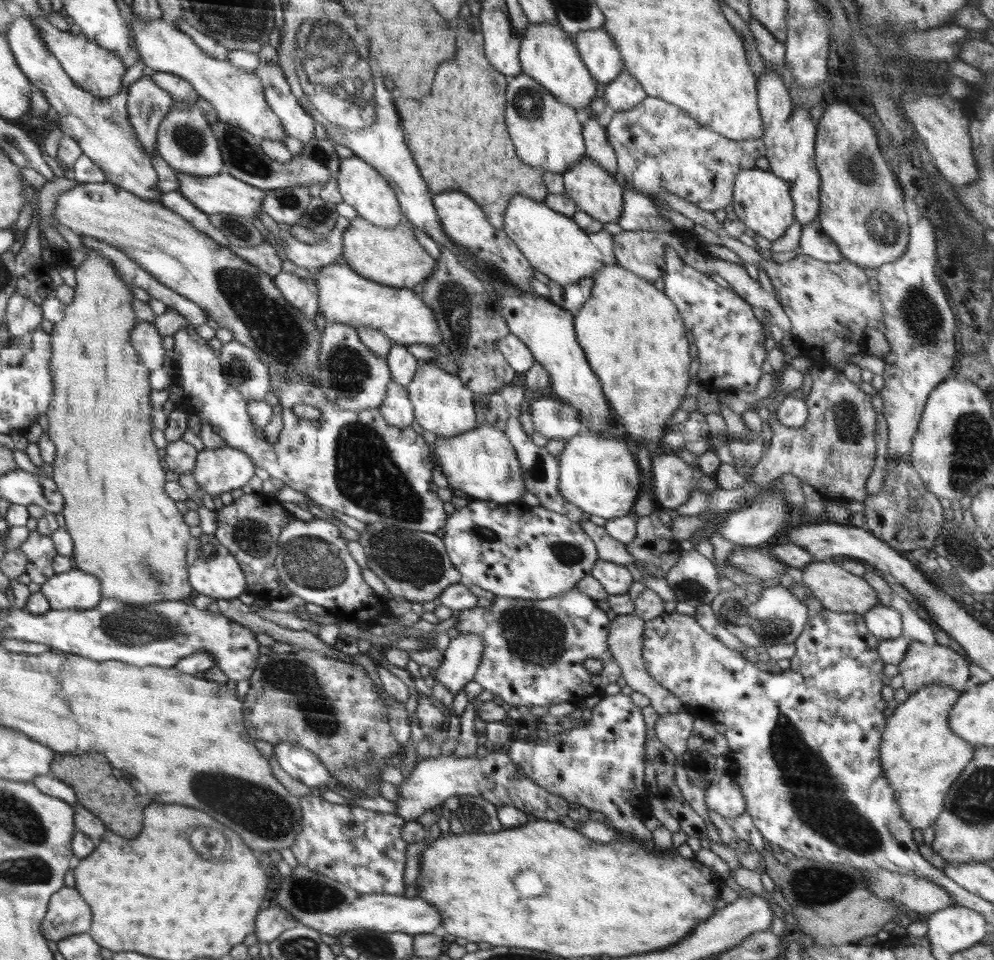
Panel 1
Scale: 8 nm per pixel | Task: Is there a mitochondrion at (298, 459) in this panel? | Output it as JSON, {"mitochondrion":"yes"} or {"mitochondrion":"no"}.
{"mitochondrion":"no"}

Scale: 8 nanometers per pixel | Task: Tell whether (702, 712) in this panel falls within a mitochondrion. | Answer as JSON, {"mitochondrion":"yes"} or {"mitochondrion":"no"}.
{"mitochondrion":"no"}

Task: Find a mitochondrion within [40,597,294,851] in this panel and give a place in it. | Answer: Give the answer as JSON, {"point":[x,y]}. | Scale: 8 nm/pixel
{"point":[130,628]}

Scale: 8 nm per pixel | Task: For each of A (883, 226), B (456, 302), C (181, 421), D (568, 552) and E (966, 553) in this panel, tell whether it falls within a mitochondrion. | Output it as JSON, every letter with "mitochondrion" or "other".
{"A":"mitochondrion","B":"mitochondrion","C":"other","D":"mitochondrion","E":"mitochondrion"}

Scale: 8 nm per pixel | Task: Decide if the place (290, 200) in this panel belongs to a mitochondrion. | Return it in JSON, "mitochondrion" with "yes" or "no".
{"mitochondrion":"yes"}

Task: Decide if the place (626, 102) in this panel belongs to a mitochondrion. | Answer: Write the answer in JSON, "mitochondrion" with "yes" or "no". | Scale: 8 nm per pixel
{"mitochondrion":"no"}

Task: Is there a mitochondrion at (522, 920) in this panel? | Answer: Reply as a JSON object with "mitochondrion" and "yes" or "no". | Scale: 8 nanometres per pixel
{"mitochondrion":"no"}

